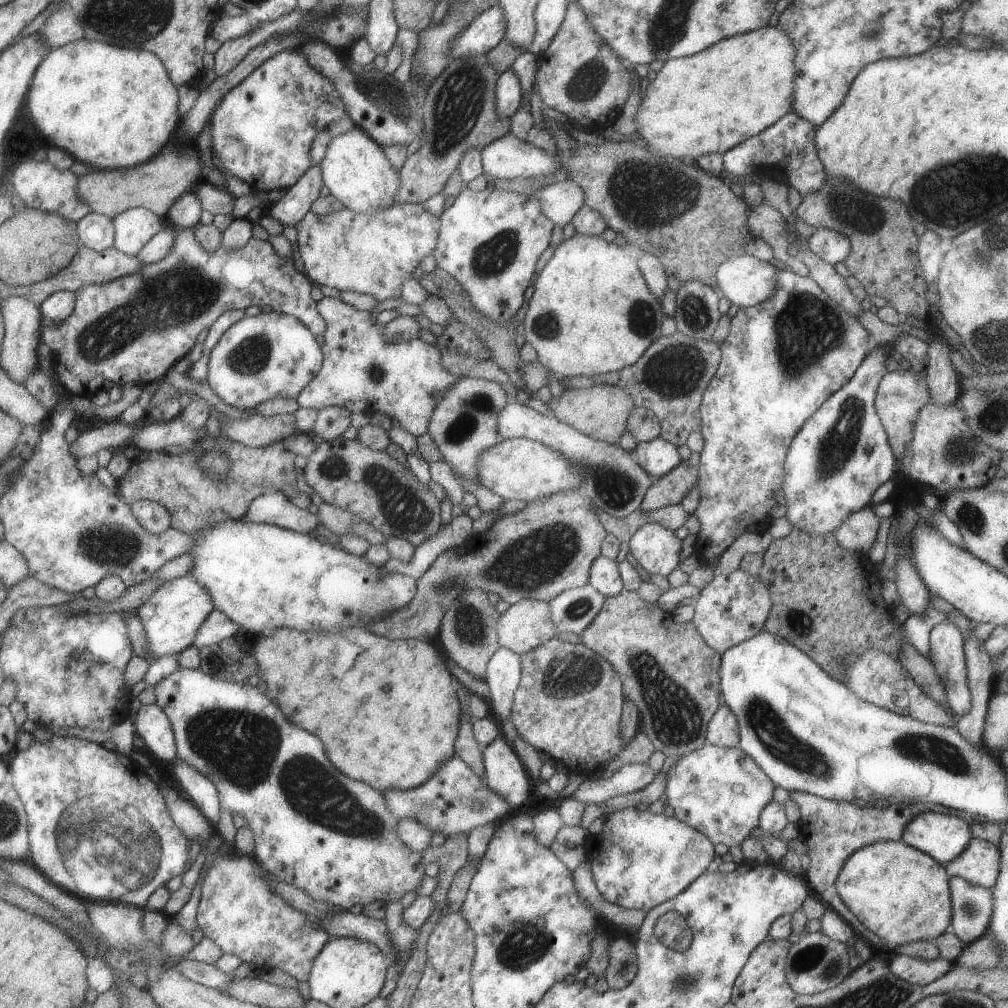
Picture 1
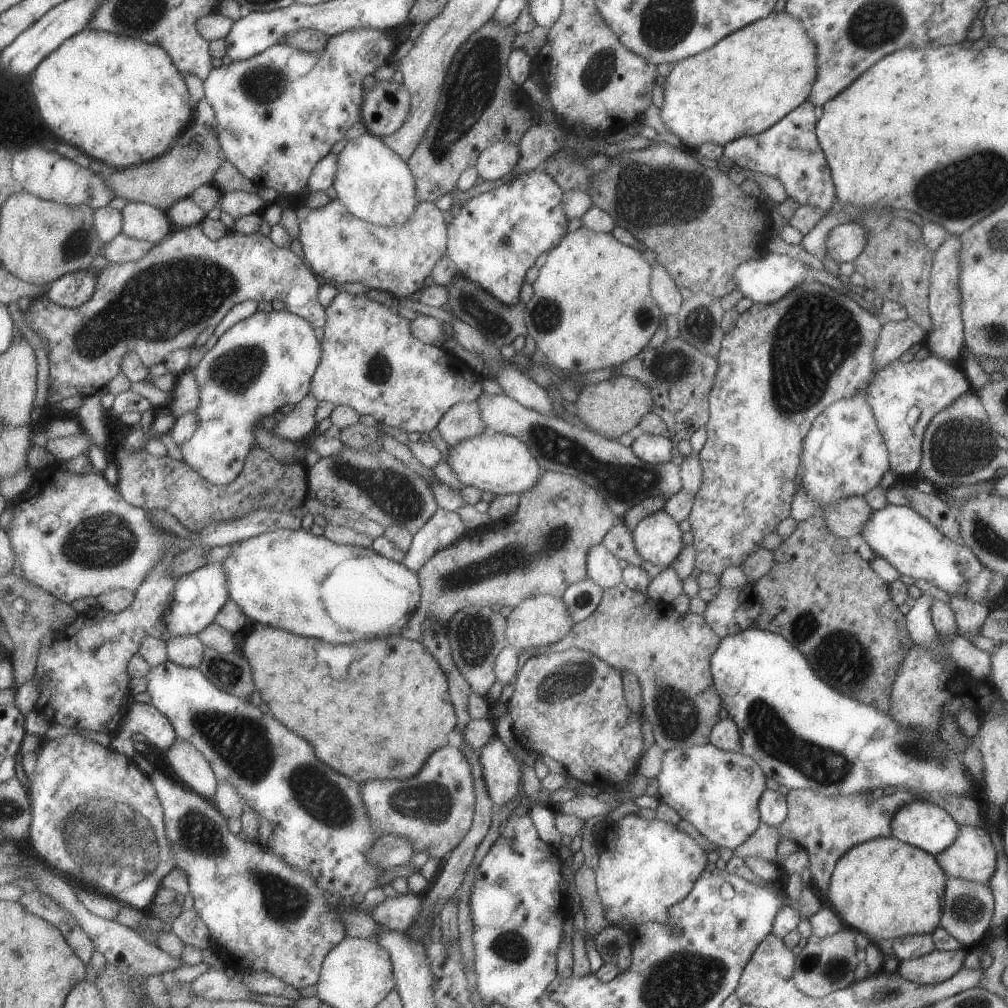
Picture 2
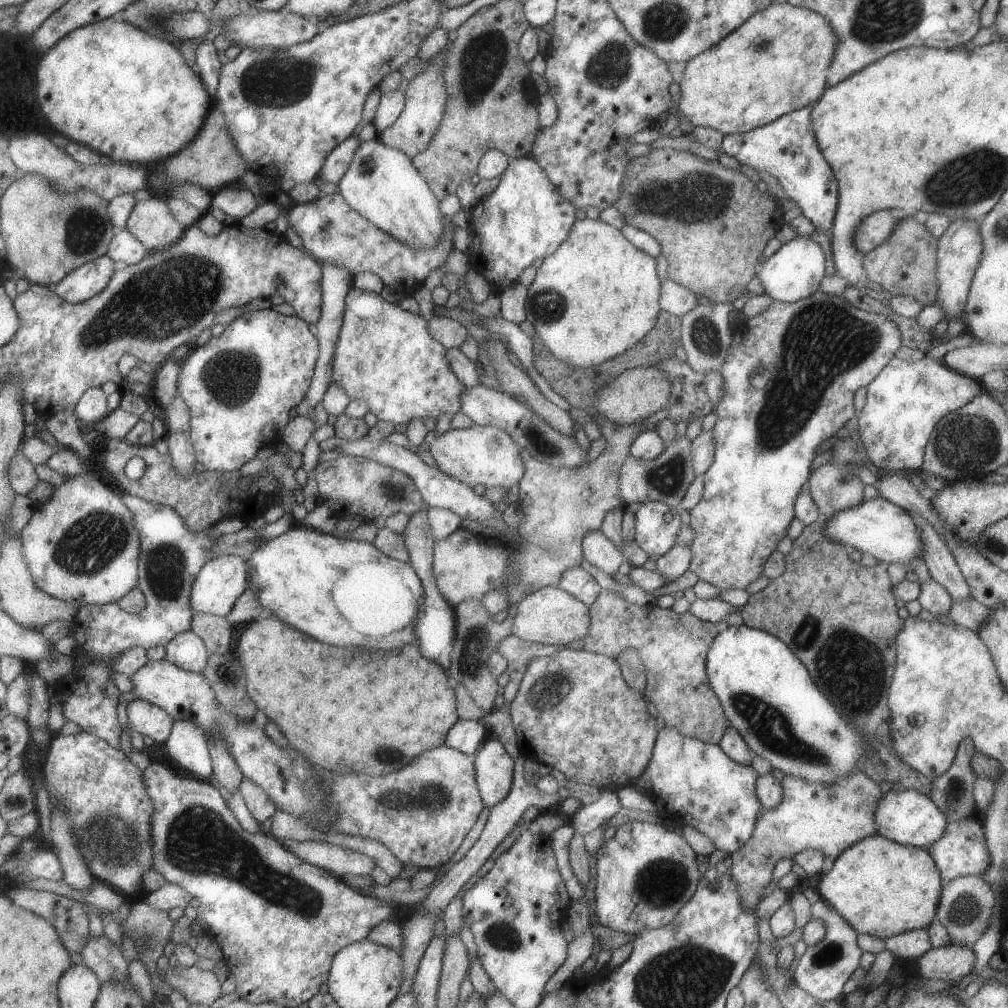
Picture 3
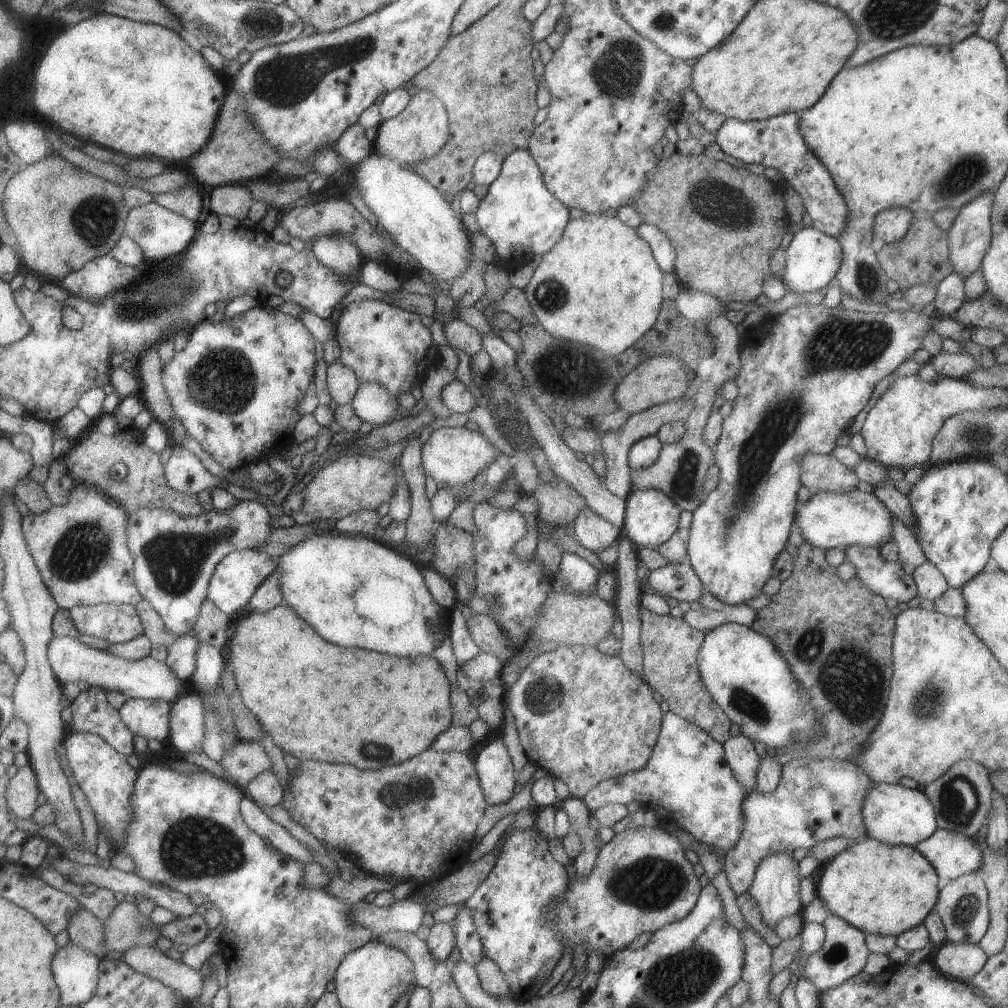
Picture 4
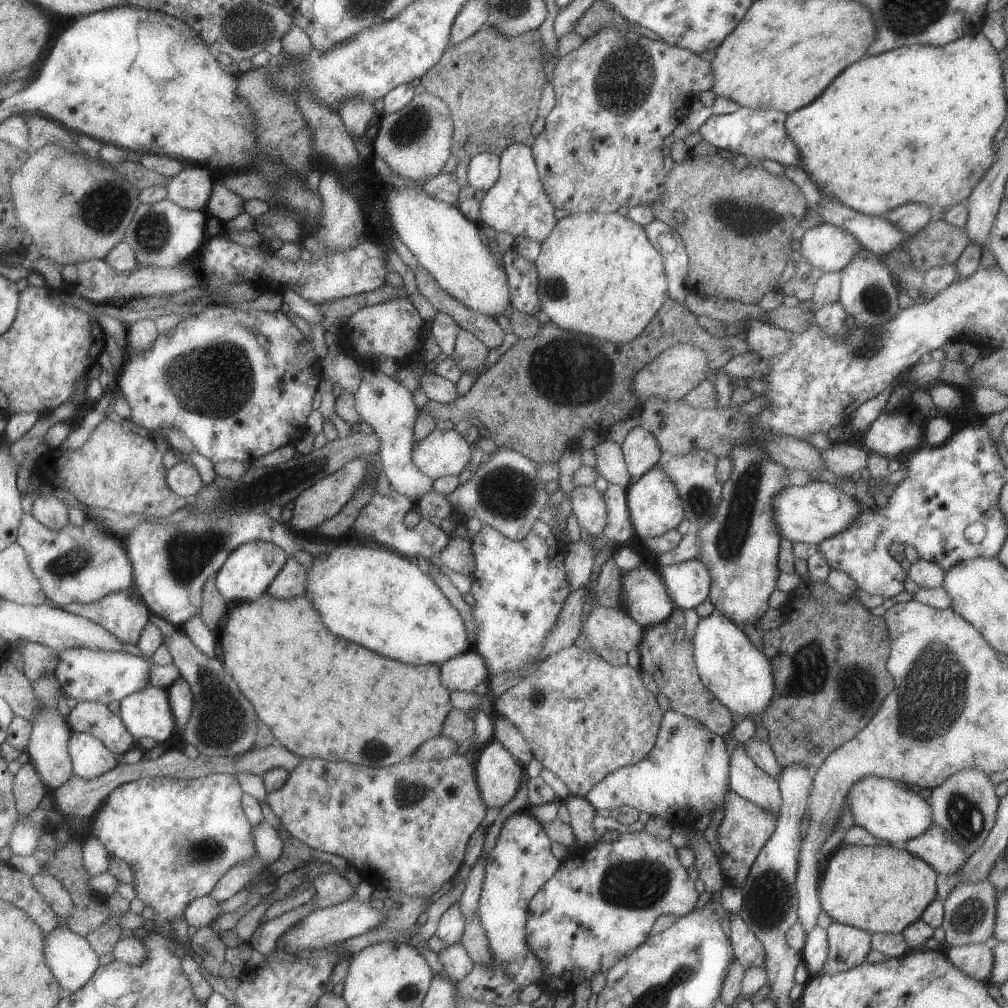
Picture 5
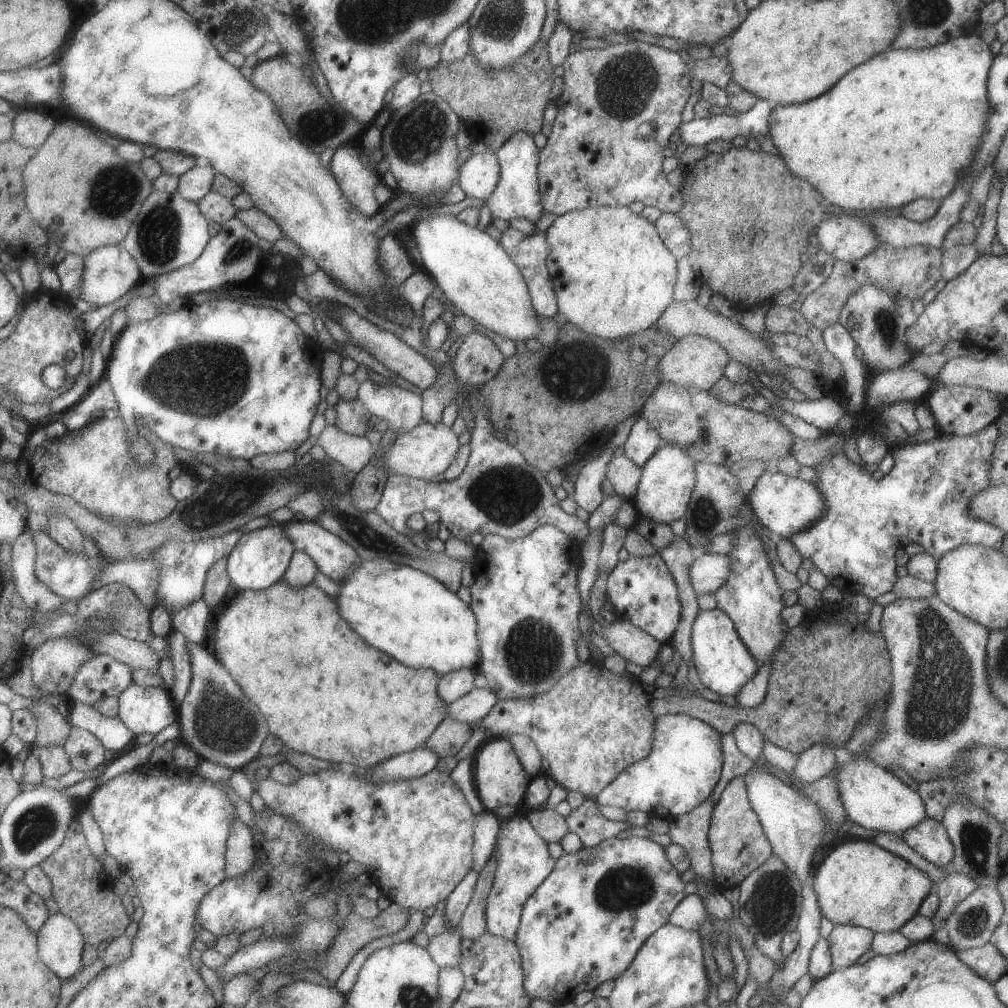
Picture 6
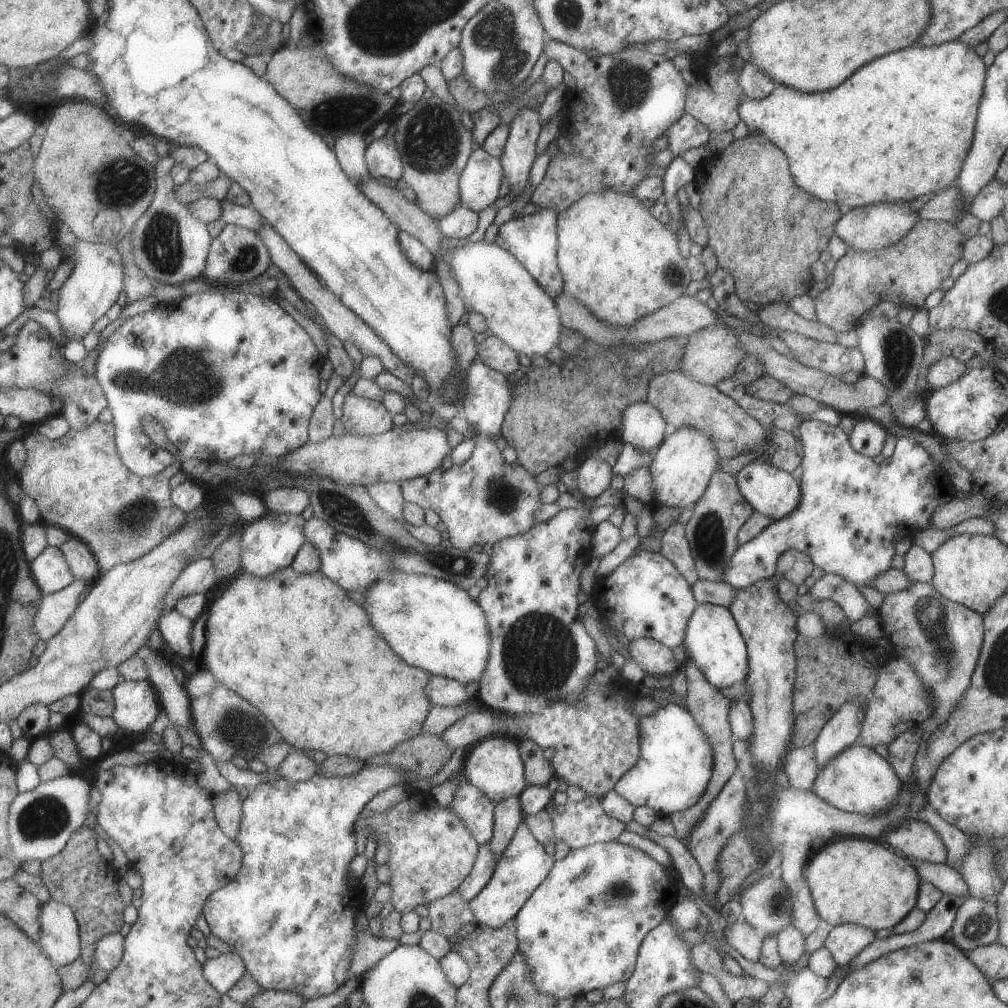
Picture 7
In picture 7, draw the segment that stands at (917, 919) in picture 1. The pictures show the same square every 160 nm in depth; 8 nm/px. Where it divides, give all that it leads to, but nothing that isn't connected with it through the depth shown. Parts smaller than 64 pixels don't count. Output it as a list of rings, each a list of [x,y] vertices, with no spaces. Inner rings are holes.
[[[839,838],[817,849],[804,866],[804,877],[814,909],[821,920],[831,926],[843,923],[856,924],[874,932],[881,928],[891,928],[915,906],[920,881],[918,872],[908,858],[891,850],[881,840],[868,838]]]

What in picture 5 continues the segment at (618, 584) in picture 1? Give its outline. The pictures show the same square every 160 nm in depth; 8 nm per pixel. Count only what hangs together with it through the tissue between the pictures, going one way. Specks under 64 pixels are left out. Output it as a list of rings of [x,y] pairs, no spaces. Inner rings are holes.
[[[593,485],[576,486],[570,494],[572,513],[585,536],[599,537],[606,525],[606,506]]]

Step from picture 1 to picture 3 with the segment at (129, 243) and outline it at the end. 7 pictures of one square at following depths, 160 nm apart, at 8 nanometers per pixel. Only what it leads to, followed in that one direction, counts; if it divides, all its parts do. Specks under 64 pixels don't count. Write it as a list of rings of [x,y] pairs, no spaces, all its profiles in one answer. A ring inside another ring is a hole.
[[[152,196],[133,204],[125,229],[146,251],[163,250],[183,236],[184,228],[169,213],[162,198]]]

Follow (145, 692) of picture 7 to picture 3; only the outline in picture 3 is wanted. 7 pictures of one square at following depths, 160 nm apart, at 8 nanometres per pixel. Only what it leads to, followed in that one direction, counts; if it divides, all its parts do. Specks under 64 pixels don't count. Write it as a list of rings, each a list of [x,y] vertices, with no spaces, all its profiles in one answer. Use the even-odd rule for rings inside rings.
[[[134,699],[127,704],[127,728],[124,728],[119,736],[119,749],[127,755],[130,749],[130,736],[136,732],[155,740],[155,742],[167,741],[172,730],[173,720],[167,712],[161,708],[146,702]]]

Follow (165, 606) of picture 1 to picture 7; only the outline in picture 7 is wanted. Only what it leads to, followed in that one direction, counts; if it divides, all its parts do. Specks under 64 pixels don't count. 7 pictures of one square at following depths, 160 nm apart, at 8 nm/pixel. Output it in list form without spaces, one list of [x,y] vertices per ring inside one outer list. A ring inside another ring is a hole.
[[[269,513],[242,525],[240,546],[240,572],[251,573],[256,577],[264,577],[277,569],[290,566],[295,553],[306,541],[304,537],[304,522],[301,513]]]

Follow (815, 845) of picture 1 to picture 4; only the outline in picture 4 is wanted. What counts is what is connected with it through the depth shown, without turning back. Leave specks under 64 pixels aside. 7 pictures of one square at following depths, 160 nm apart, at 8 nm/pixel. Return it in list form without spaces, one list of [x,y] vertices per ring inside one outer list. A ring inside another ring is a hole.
[[[795,758],[781,766],[781,777],[777,788],[771,794],[759,794],[756,791],[749,792],[741,802],[741,814],[743,814],[743,830],[739,840],[733,848],[729,848],[723,860],[722,870],[729,882],[729,888],[733,894],[747,893],[749,886],[753,884],[755,868],[757,864],[771,854],[777,852],[793,852],[796,849],[812,848],[817,842],[834,837],[845,838],[847,847],[865,837],[866,829],[861,817],[861,808],[865,794],[871,786],[869,776],[855,766],[853,762],[825,758],[816,760],[813,758]]]

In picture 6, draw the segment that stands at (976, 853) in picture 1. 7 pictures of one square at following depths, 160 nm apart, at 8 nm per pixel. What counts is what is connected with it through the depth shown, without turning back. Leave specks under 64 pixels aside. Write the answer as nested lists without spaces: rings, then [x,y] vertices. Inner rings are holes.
[[[926,817],[913,828],[900,834],[900,838],[929,864],[935,864],[937,868],[949,868],[954,856],[953,846],[949,842],[945,828],[937,820]]]

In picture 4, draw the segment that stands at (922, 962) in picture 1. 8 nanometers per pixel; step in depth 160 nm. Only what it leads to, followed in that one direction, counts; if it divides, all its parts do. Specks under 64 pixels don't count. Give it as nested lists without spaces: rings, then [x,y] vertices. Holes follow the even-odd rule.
[[[944,942],[933,954],[933,966],[947,978],[965,981],[977,974],[987,961],[985,952],[973,943]]]

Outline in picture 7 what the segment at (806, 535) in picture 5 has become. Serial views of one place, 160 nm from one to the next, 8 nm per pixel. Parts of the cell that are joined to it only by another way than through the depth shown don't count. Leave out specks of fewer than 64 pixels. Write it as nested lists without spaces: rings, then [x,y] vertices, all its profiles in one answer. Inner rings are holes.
[[[761,457],[743,466],[734,477],[744,502],[748,502],[754,511],[768,516],[773,521],[788,515],[800,504],[801,491],[791,473],[773,466]]]

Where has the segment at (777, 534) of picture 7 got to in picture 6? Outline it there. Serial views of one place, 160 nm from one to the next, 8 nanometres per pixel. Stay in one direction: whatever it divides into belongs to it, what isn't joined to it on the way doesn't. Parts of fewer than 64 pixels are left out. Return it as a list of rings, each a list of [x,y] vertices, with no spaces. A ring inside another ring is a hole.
[[[991,422],[975,434],[943,434],[939,439],[929,442],[917,441],[913,445],[895,446],[892,452],[893,468],[885,475],[876,473],[871,476],[865,472],[864,464],[859,466],[851,462],[841,452],[825,456],[825,460],[813,468],[817,480],[812,483],[823,496],[825,512],[809,528],[791,534],[791,544],[802,558],[811,560],[814,568],[826,577],[827,584],[835,586],[839,591],[859,592],[871,601],[891,591],[897,582],[895,552],[907,544],[919,544],[923,552],[935,561],[963,544],[979,544],[983,548],[1000,550],[1005,534],[999,528],[969,514],[971,496],[983,488],[989,488],[991,452],[999,434],[997,426]],[[695,554],[693,562],[687,566],[687,578],[693,594],[709,595],[727,578],[727,556],[725,554]]]

